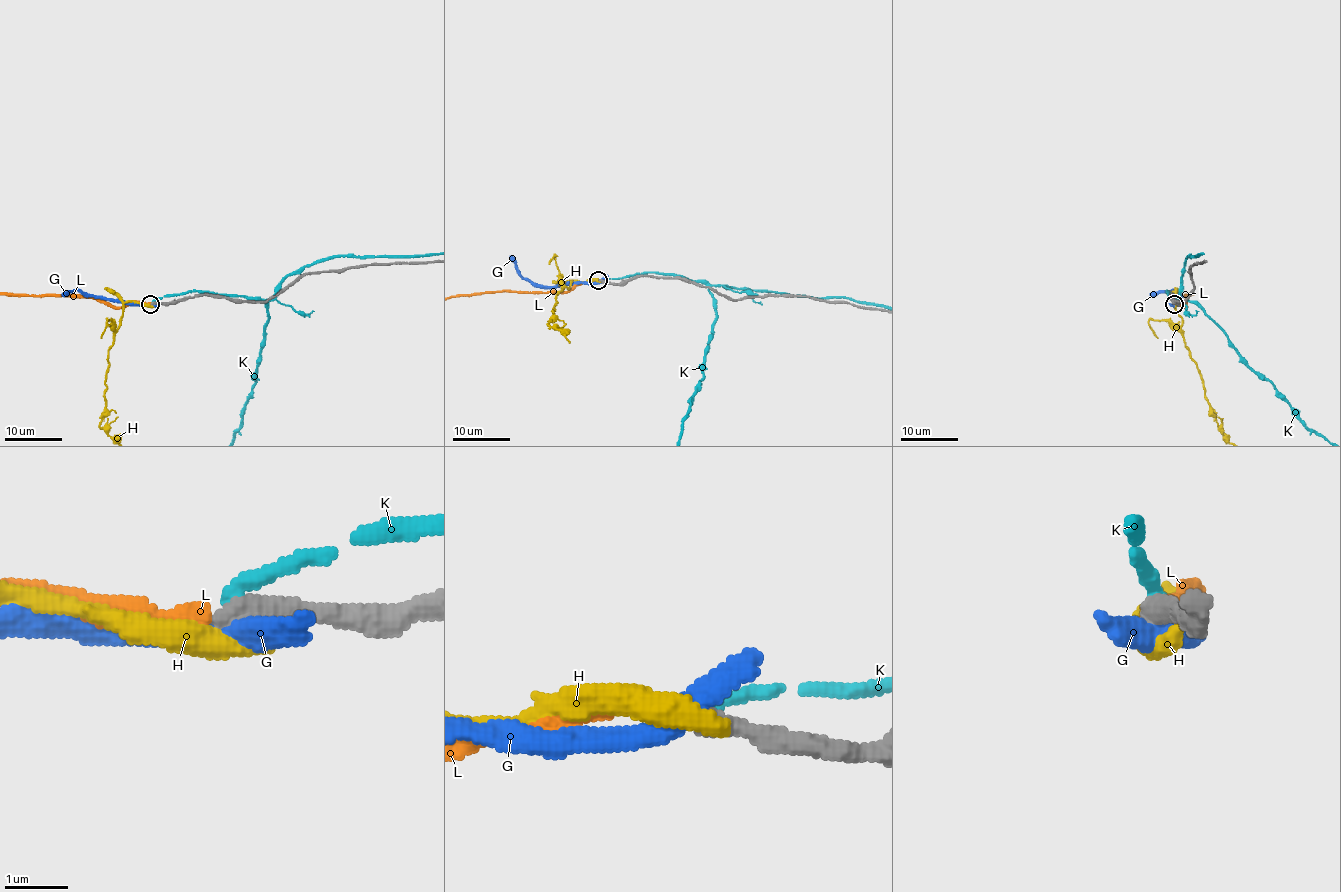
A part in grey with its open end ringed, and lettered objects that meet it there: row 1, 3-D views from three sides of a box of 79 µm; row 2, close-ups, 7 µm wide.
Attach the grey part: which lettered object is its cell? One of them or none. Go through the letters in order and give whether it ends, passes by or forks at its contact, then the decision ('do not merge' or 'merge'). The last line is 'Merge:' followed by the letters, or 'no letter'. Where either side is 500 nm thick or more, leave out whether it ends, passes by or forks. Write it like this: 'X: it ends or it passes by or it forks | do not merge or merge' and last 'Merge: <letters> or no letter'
G: it passes by | do not merge
H: it ends | do not merge
K: it ends | do not merge
L: it ends | merge
Merge: L

